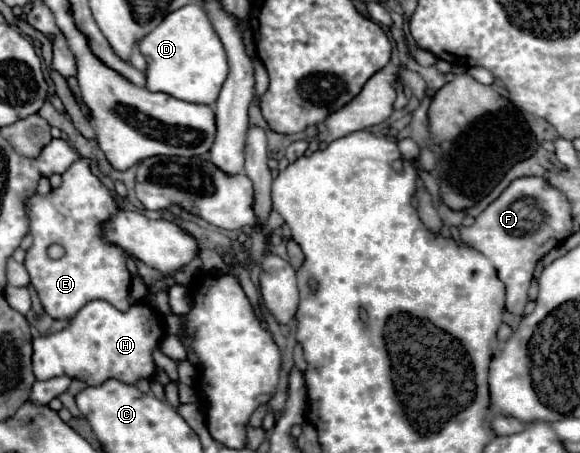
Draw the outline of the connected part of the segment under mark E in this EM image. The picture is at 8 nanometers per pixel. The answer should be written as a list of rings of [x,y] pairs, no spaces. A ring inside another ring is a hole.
[[[79,158],[61,176],[63,182],[57,190],[51,190],[47,196],[35,194],[27,200],[31,218],[29,234],[33,234],[33,246],[27,250],[25,268],[45,312],[55,320],[71,320],[91,300],[107,300],[121,312],[127,312],[131,306],[131,274],[127,270],[125,256],[119,248],[107,246],[99,232],[99,222],[107,220],[119,208],[115,206],[111,192],[91,172],[89,164],[91,160]],[[51,244],[65,248],[63,262],[55,262],[47,256],[47,248]]]

